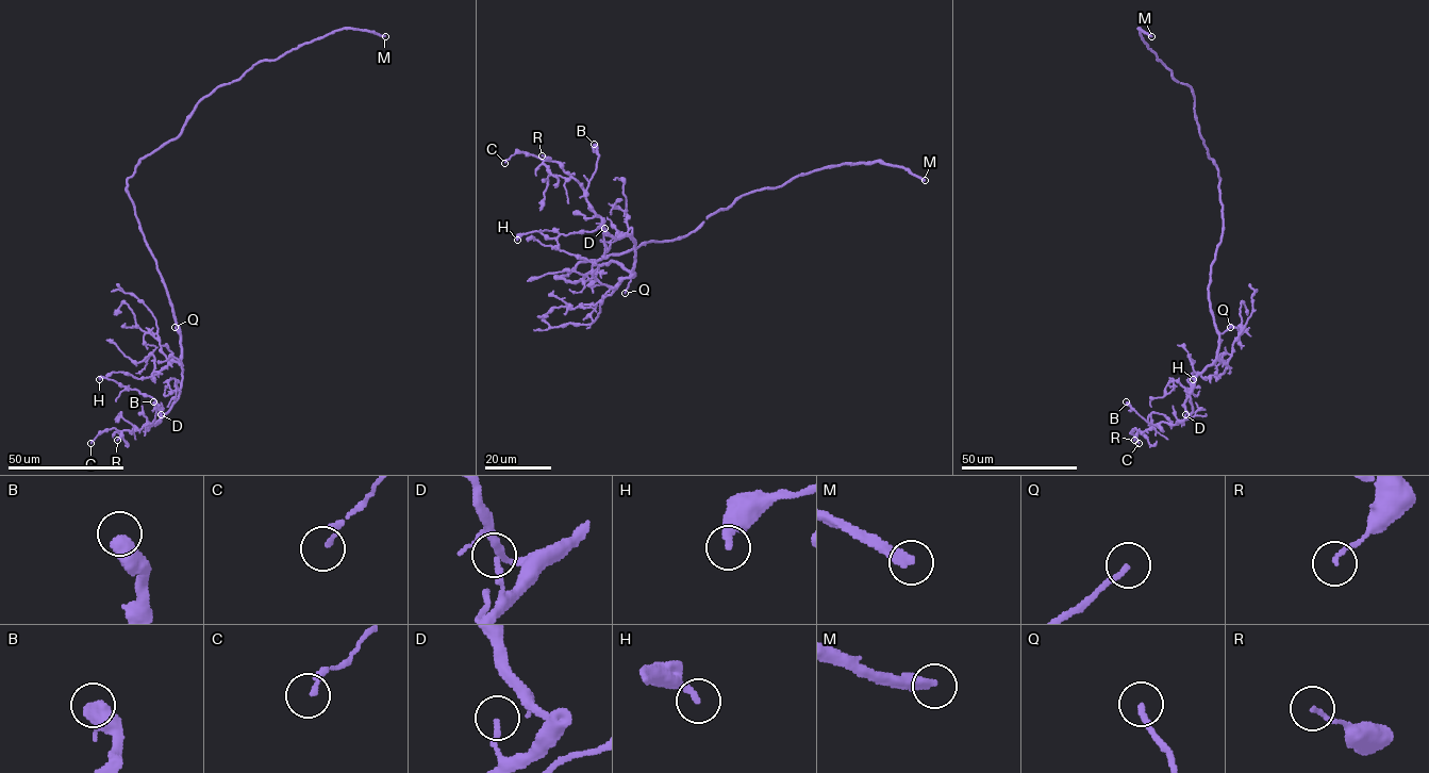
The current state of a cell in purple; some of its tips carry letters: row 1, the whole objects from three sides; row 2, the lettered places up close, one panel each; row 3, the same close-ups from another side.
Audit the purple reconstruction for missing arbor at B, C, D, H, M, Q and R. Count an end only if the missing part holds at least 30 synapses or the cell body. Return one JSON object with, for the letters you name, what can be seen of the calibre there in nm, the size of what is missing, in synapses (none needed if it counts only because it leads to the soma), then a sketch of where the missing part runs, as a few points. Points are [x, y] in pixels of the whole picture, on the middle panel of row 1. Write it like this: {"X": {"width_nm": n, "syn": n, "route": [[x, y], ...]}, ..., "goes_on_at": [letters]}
{"M": {"width_nm": 320, "syn": 250}, "Q": {"width_nm": 180, "syn": 35, "route": [[625, 293], [612, 310], [605, 306], [602, 295], [605, 279], [603, 263], [598, 257], [601, 253]]}, "goes_on_at": ["M", "Q"]}

